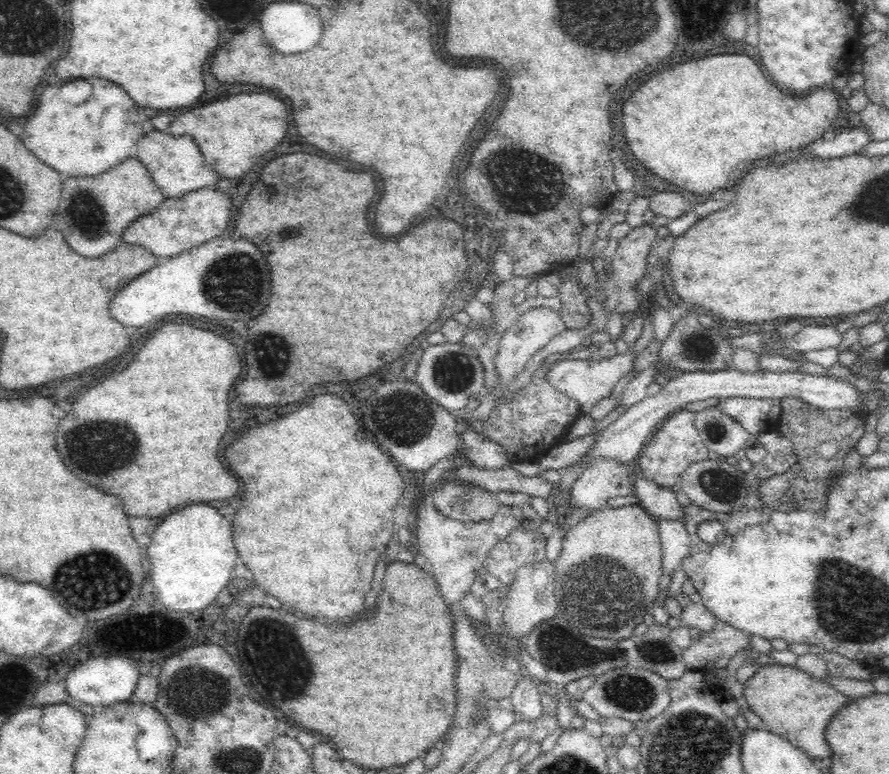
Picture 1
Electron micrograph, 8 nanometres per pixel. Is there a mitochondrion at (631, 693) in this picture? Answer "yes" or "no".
yes

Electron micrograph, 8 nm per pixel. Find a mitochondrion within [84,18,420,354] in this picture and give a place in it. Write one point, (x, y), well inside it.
(235, 281)

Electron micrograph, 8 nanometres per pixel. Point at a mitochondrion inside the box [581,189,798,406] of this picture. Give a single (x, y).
(699, 346)

